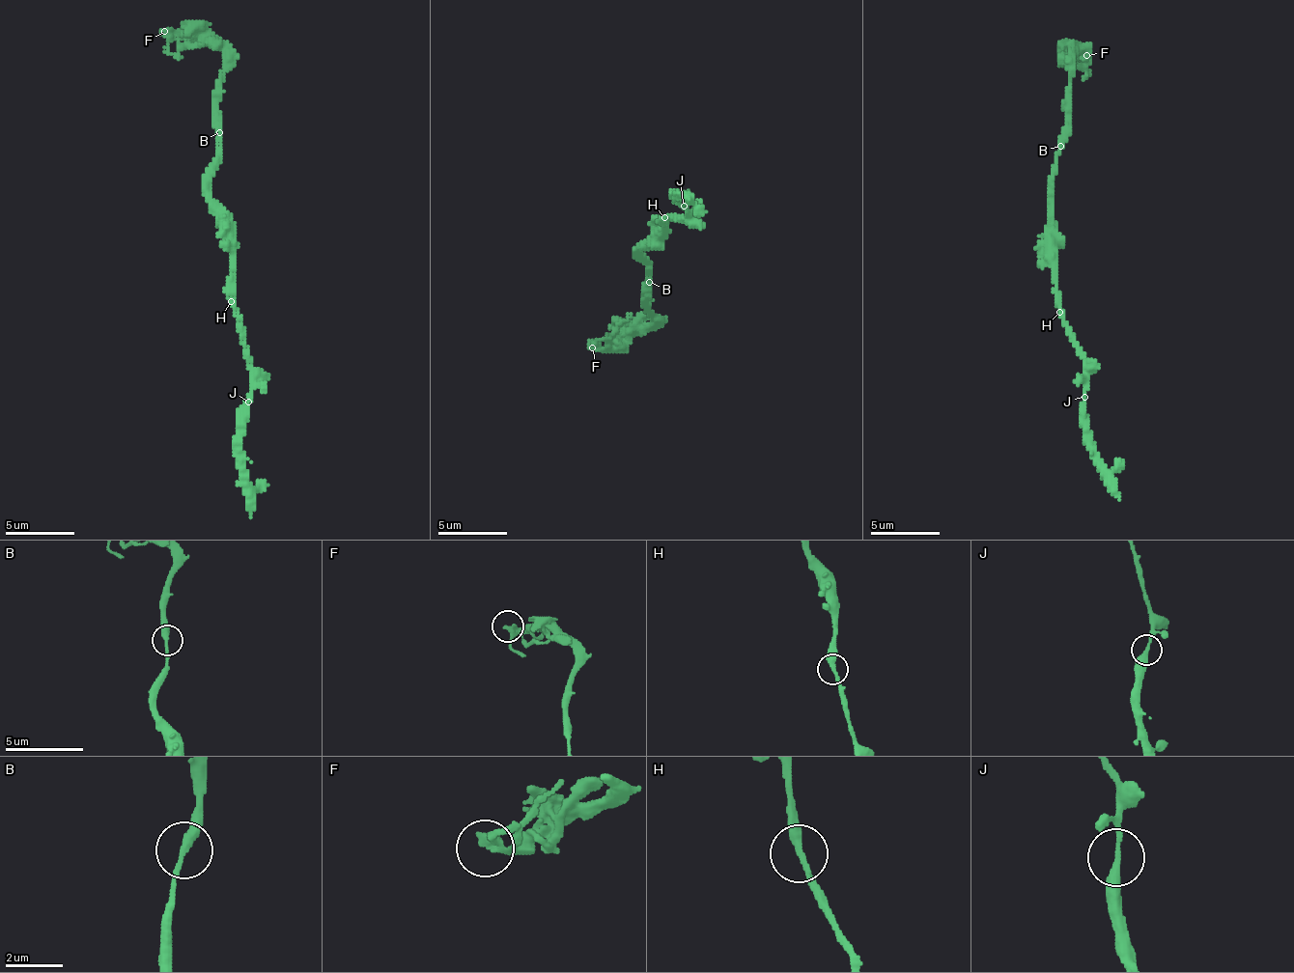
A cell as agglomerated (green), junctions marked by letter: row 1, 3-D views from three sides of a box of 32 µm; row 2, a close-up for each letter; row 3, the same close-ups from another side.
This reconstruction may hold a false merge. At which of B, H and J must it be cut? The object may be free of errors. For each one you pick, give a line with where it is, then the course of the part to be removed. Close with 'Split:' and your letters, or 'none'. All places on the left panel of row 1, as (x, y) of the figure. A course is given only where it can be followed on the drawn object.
Split: none

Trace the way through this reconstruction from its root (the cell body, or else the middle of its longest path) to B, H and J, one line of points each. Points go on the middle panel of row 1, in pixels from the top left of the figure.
B: (656, 233), (652, 245), (641, 248), (640, 261), (647, 267), (650, 281)
H: (656, 233), (660, 229), (663, 231), (664, 217)
J: (656, 233), (663, 231), (664, 216), (675, 214), (687, 219), (684, 206)

